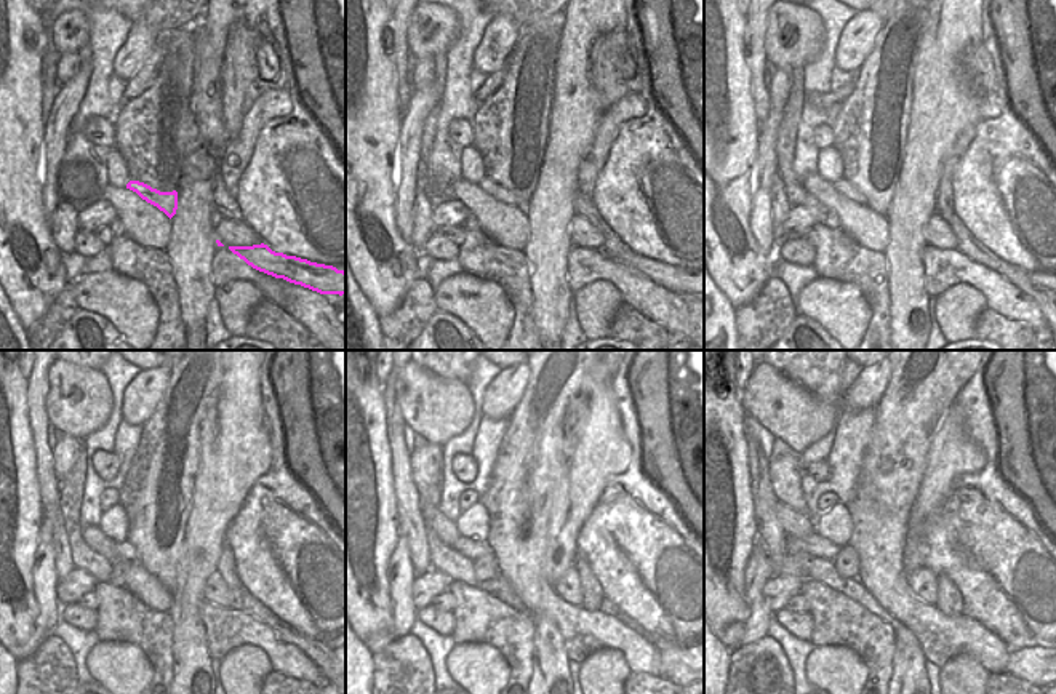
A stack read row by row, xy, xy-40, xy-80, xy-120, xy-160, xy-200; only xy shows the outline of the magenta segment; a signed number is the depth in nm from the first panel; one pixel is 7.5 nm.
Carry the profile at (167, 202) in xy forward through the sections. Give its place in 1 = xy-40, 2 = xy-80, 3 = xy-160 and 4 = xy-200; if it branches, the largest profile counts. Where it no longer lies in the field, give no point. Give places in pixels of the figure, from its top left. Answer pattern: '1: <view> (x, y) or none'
1: xy-40 (498, 192)
2: xy-80 (844, 187)
3: xy-160 (469, 549)
4: xy-200 (816, 546)

